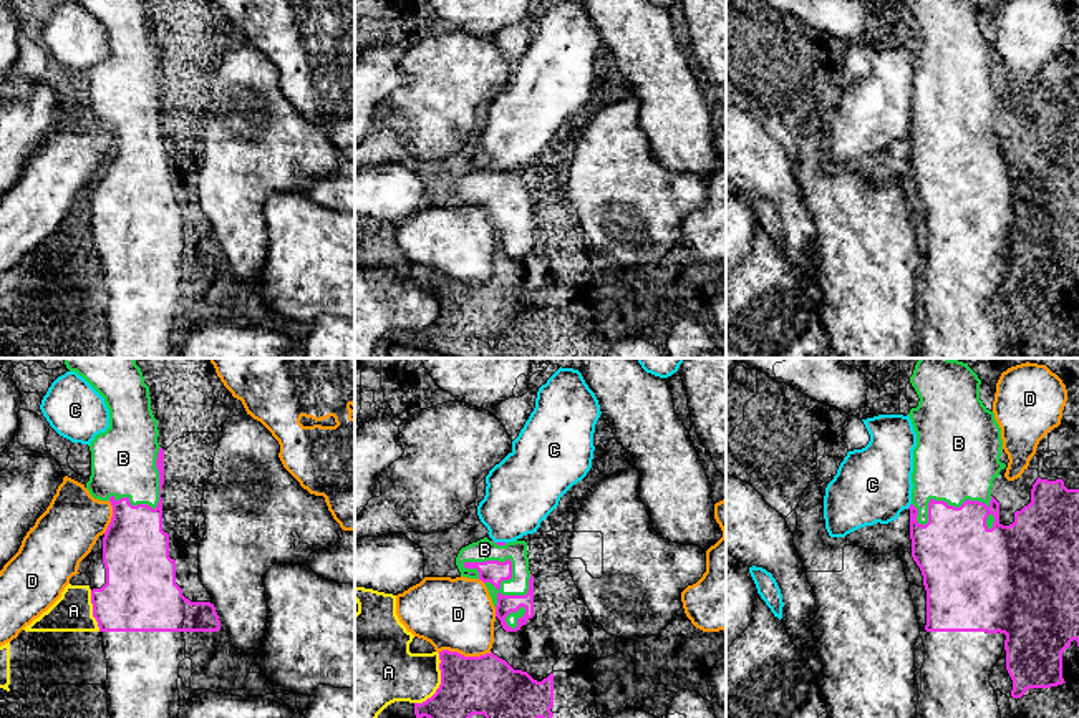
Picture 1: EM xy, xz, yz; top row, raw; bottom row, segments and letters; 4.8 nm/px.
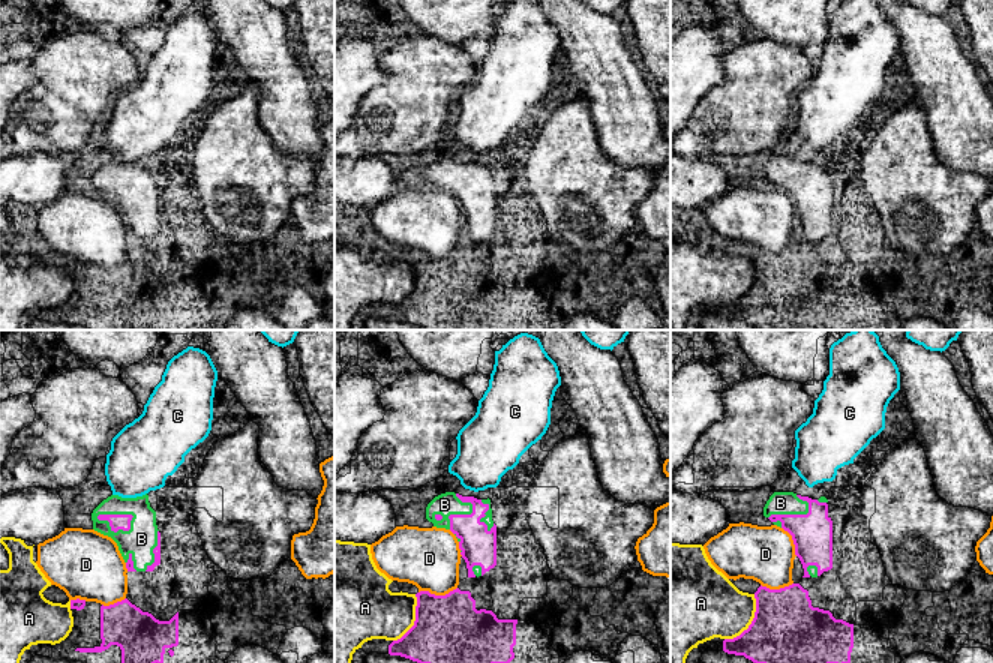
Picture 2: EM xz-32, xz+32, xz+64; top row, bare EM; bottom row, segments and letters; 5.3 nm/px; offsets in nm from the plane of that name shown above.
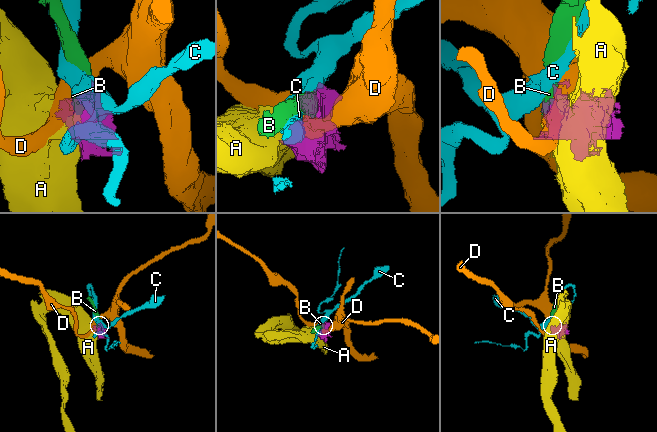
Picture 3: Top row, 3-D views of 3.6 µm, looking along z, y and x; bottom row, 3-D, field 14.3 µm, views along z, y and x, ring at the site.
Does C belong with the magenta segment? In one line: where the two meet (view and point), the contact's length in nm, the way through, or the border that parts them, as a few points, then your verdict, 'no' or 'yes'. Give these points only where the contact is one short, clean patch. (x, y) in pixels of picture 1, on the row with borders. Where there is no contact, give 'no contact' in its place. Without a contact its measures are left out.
contact yz (910, 506); length 40 nm; border yz (910, 503), (907, 508); no

